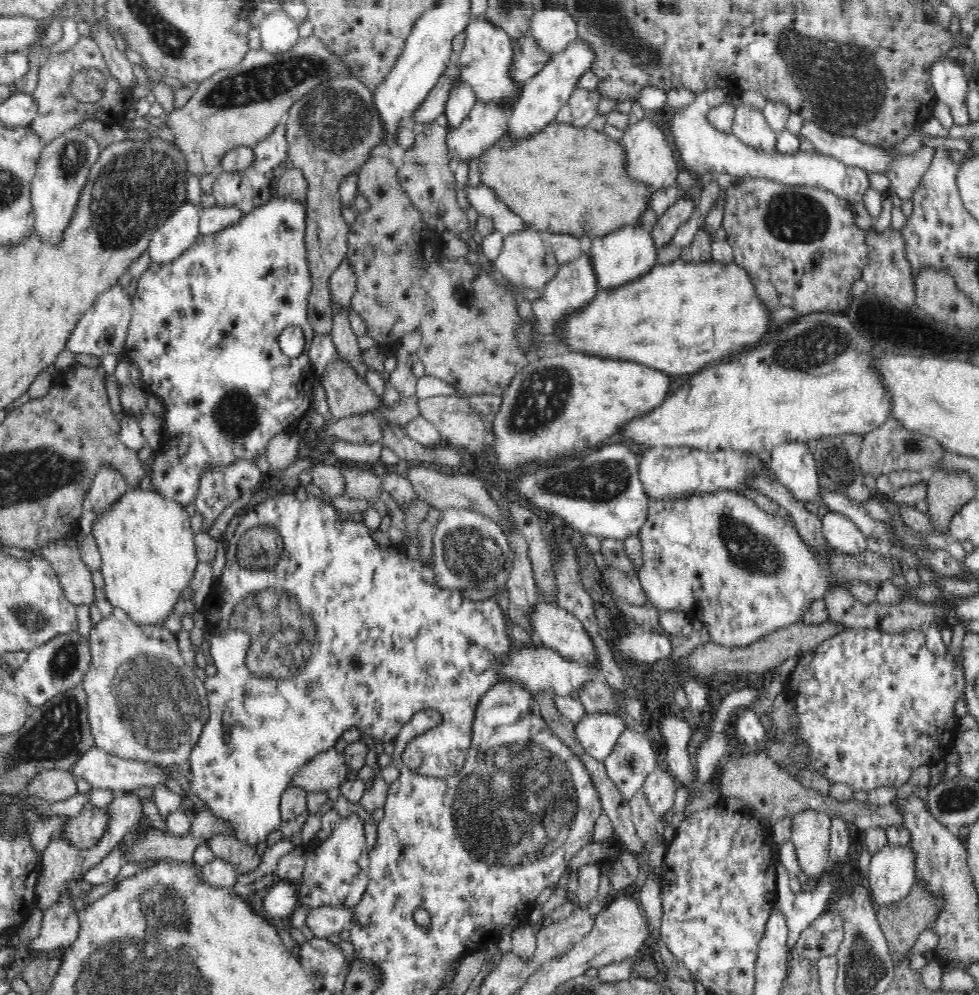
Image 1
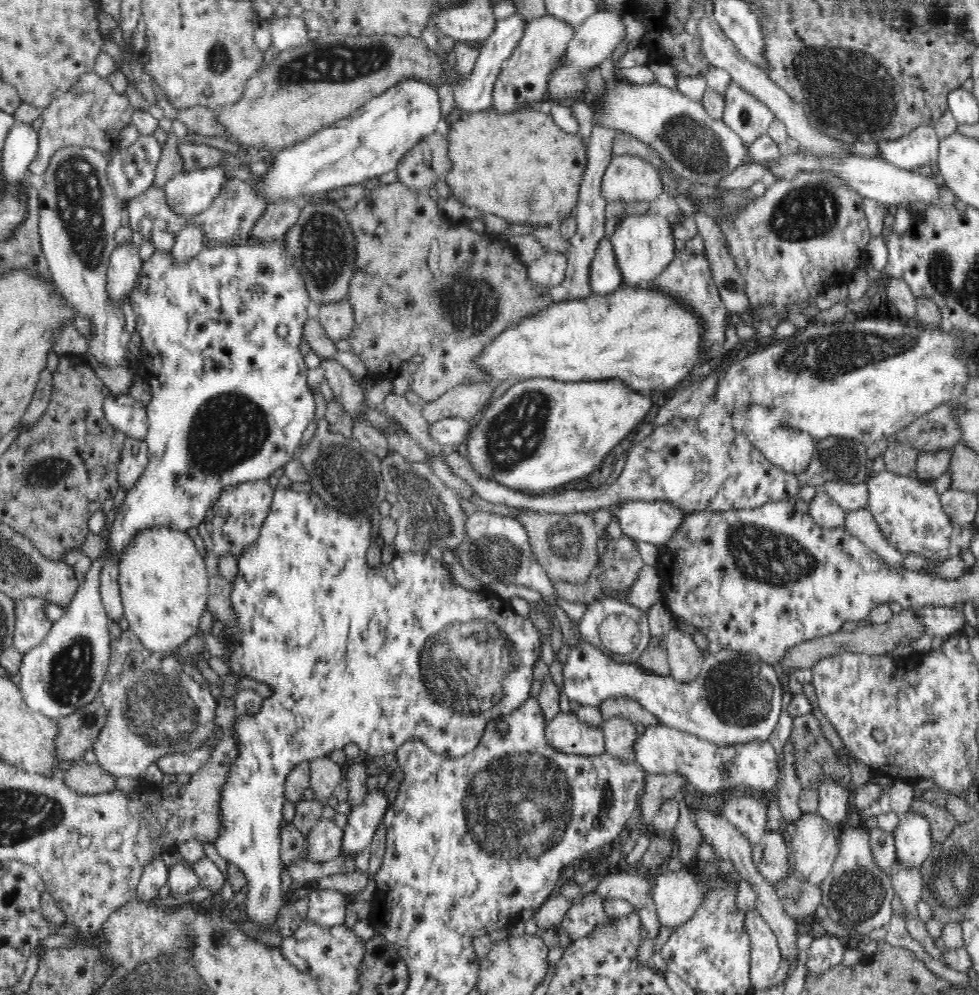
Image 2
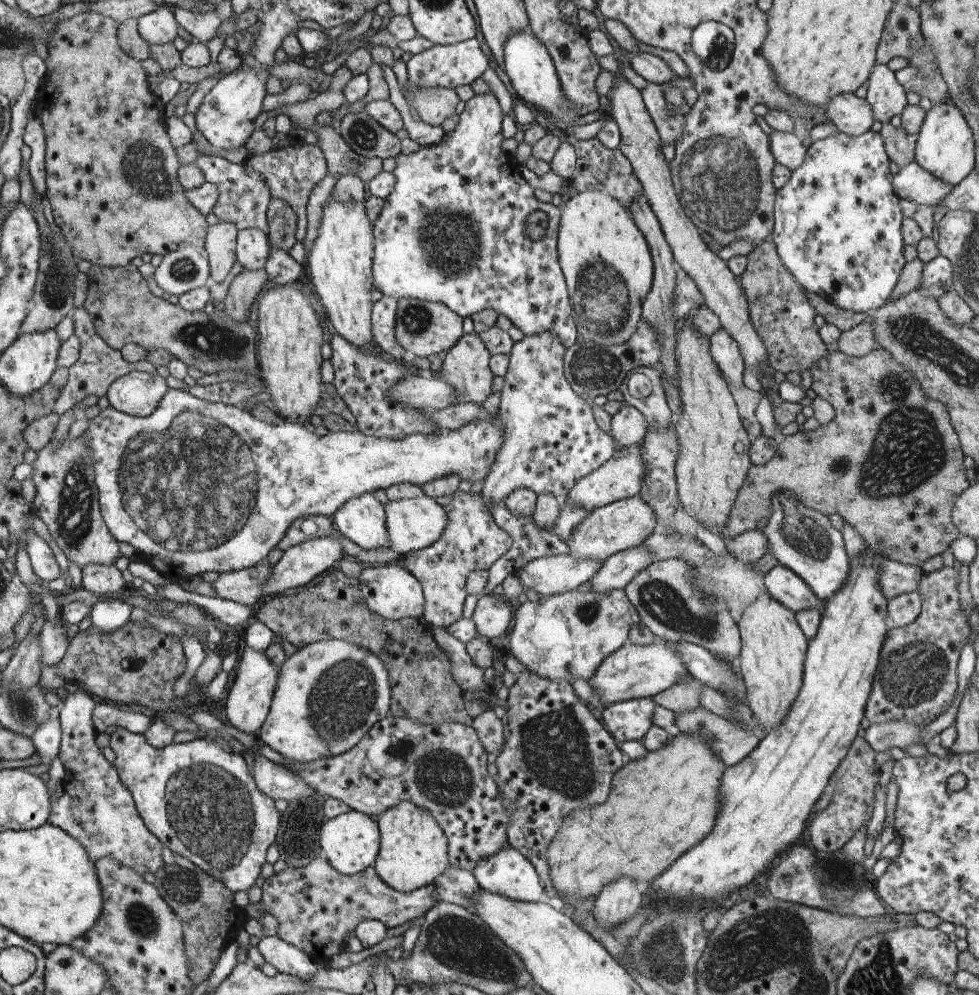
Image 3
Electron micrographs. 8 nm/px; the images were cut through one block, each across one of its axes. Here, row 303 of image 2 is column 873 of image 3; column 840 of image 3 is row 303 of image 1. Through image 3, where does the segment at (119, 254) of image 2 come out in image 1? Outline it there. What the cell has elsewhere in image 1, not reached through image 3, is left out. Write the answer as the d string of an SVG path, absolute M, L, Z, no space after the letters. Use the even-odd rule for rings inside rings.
M116 281L117 283L108 287L106 291L98 294L95 304L80 318L66 342L68 351L74 354L92 354L99 358L103 354L118 355L123 351L132 316L132 304L130 296L124 291L120 281Z

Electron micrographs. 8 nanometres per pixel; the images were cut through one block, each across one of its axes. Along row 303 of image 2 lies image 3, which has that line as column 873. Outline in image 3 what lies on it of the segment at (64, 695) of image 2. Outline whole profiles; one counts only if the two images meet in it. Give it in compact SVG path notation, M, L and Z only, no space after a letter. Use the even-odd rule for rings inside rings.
M840 131L824 139L813 142L808 148L808 154L804 162L791 171L788 182L778 189L775 198L775 228L770 236L770 240L775 242L778 247L779 258L783 260L784 266L793 274L793 277L807 291L823 296L832 304L856 313L866 313L868 310L880 308L890 298L892 290L899 281L899 275L904 268L907 260L904 258L905 242L901 228L903 225L902 211L899 205L899 196L894 192L892 180L894 175L890 171L890 158L886 154L883 138L879 132L872 131L861 134L860 136L850 136Z

